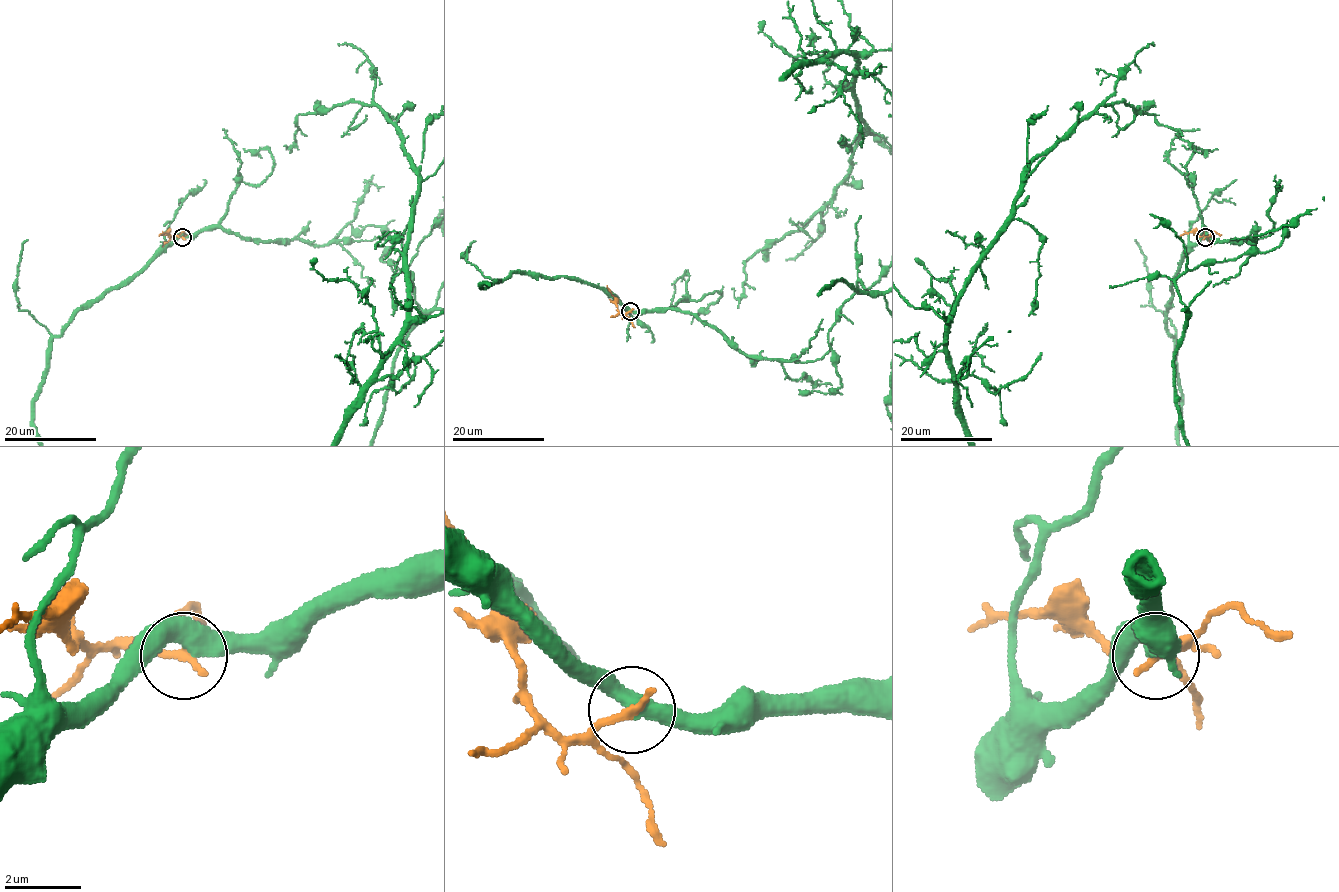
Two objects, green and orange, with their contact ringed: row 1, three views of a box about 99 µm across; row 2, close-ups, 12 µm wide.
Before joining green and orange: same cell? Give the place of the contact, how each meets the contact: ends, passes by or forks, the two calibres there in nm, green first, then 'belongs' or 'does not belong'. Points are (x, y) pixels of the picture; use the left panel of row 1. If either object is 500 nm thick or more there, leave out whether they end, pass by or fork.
at (182, 237); green passes by; orange ends there; 480 nm thick on the green side, 260 nm on the other; does not belong

